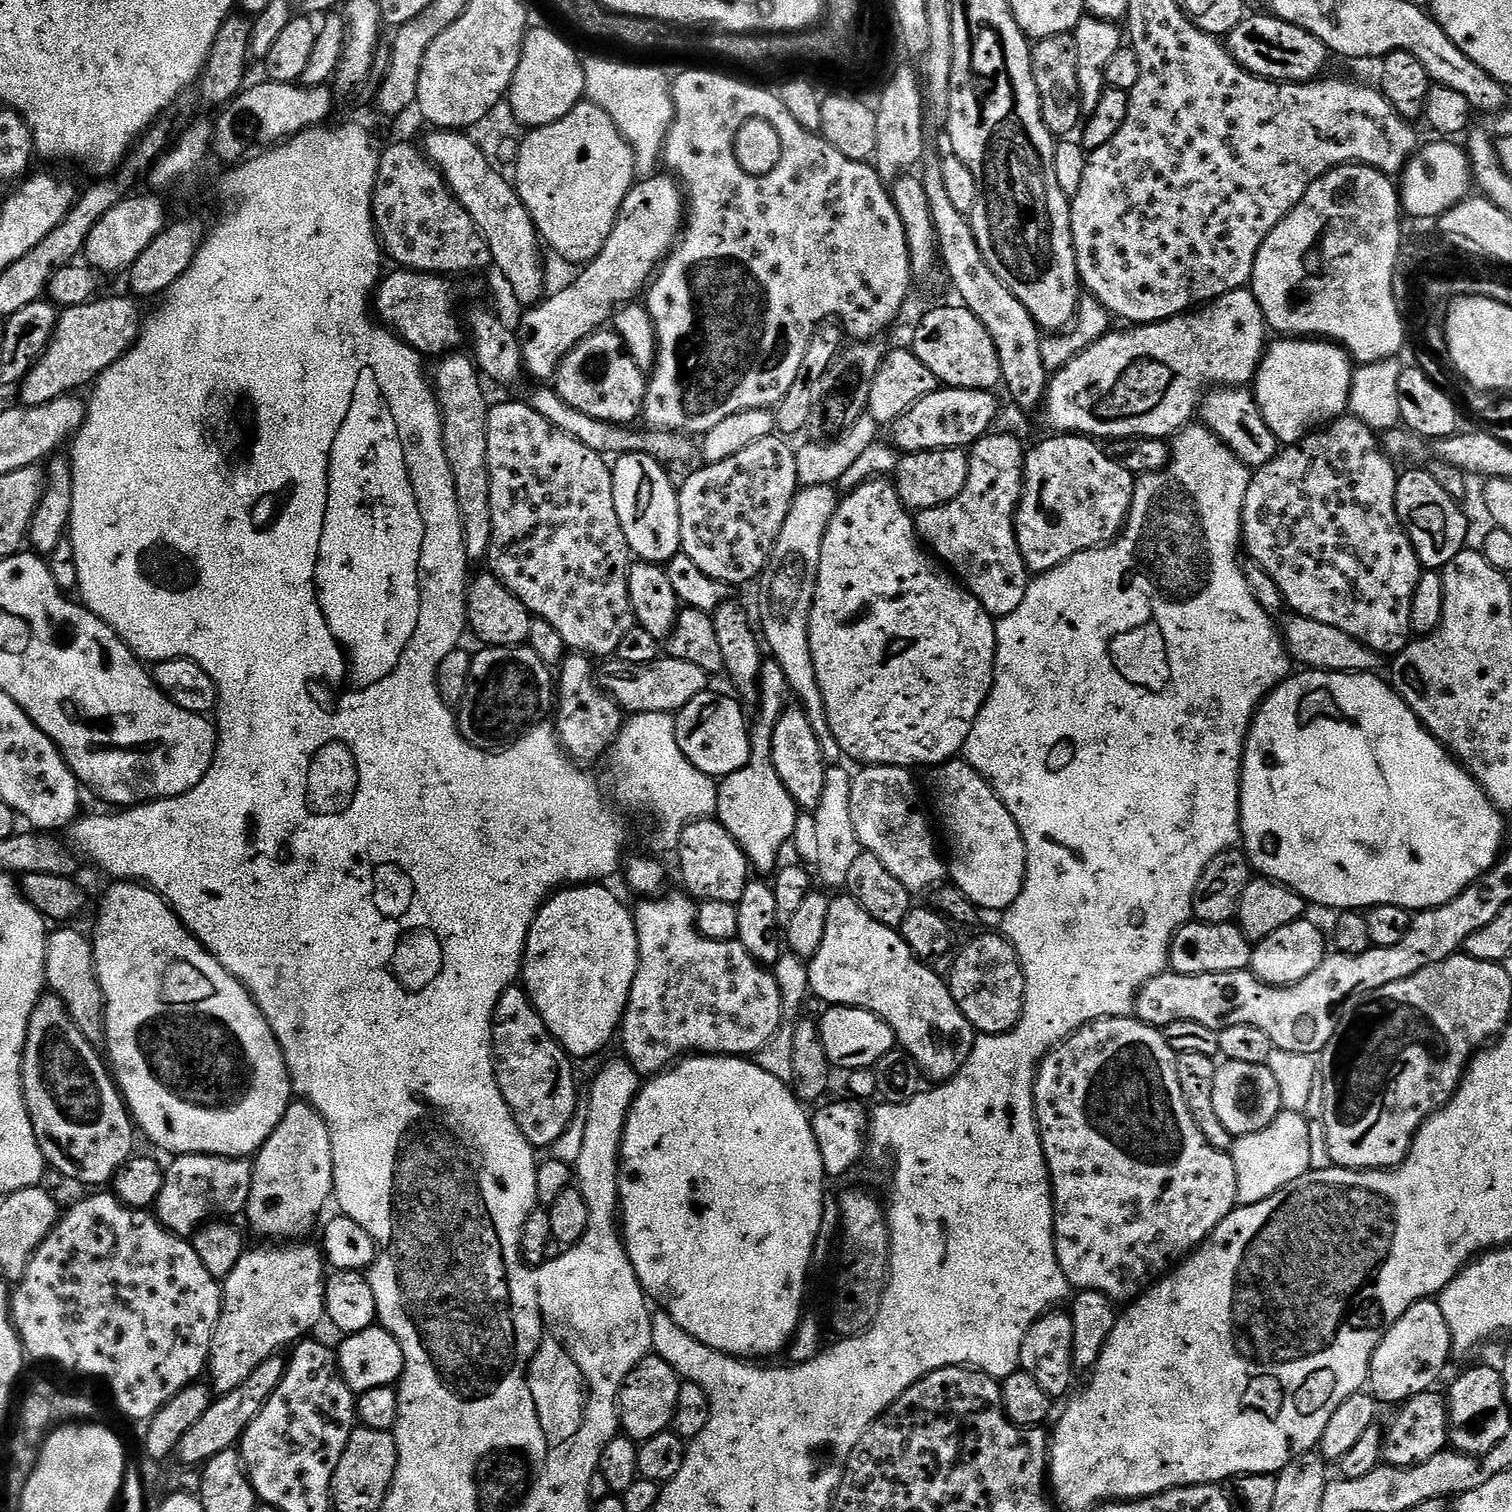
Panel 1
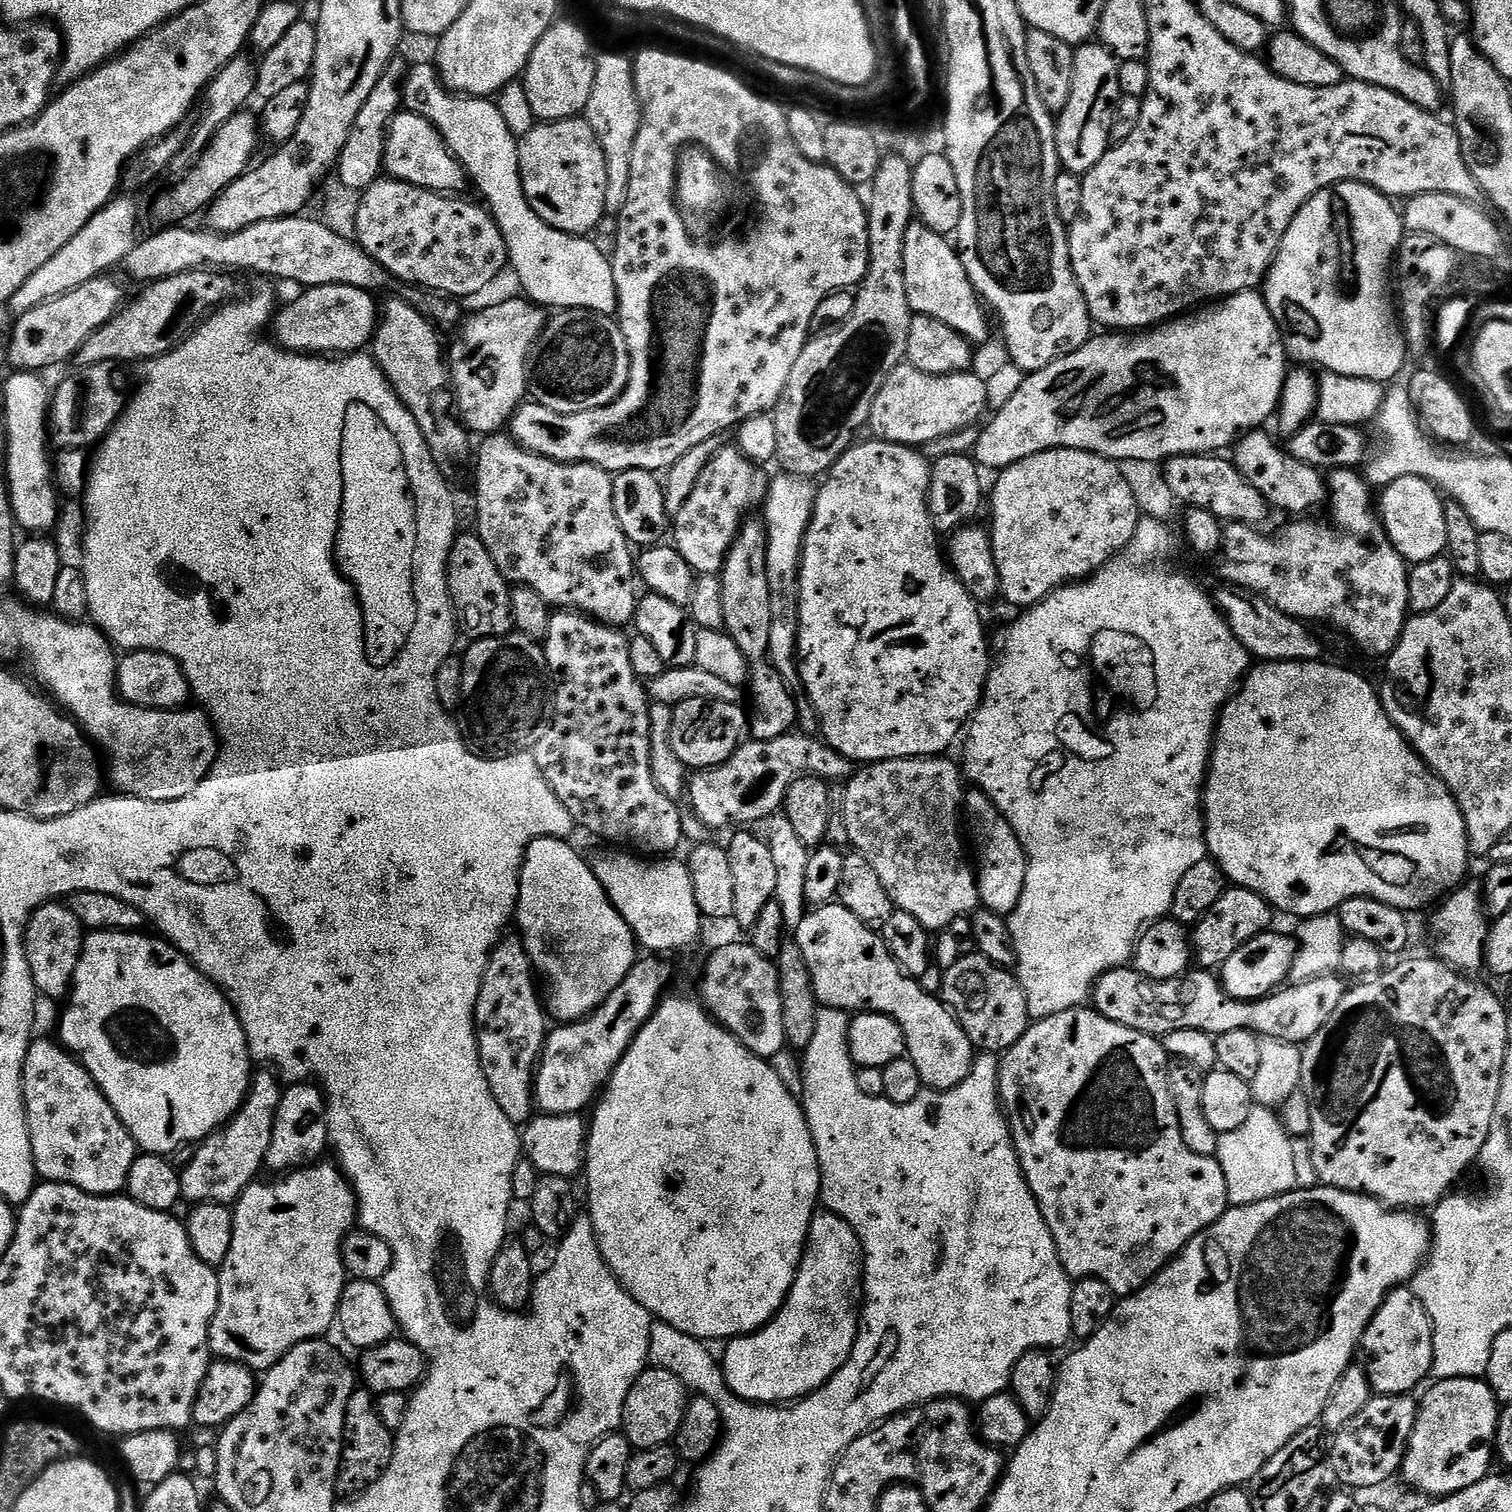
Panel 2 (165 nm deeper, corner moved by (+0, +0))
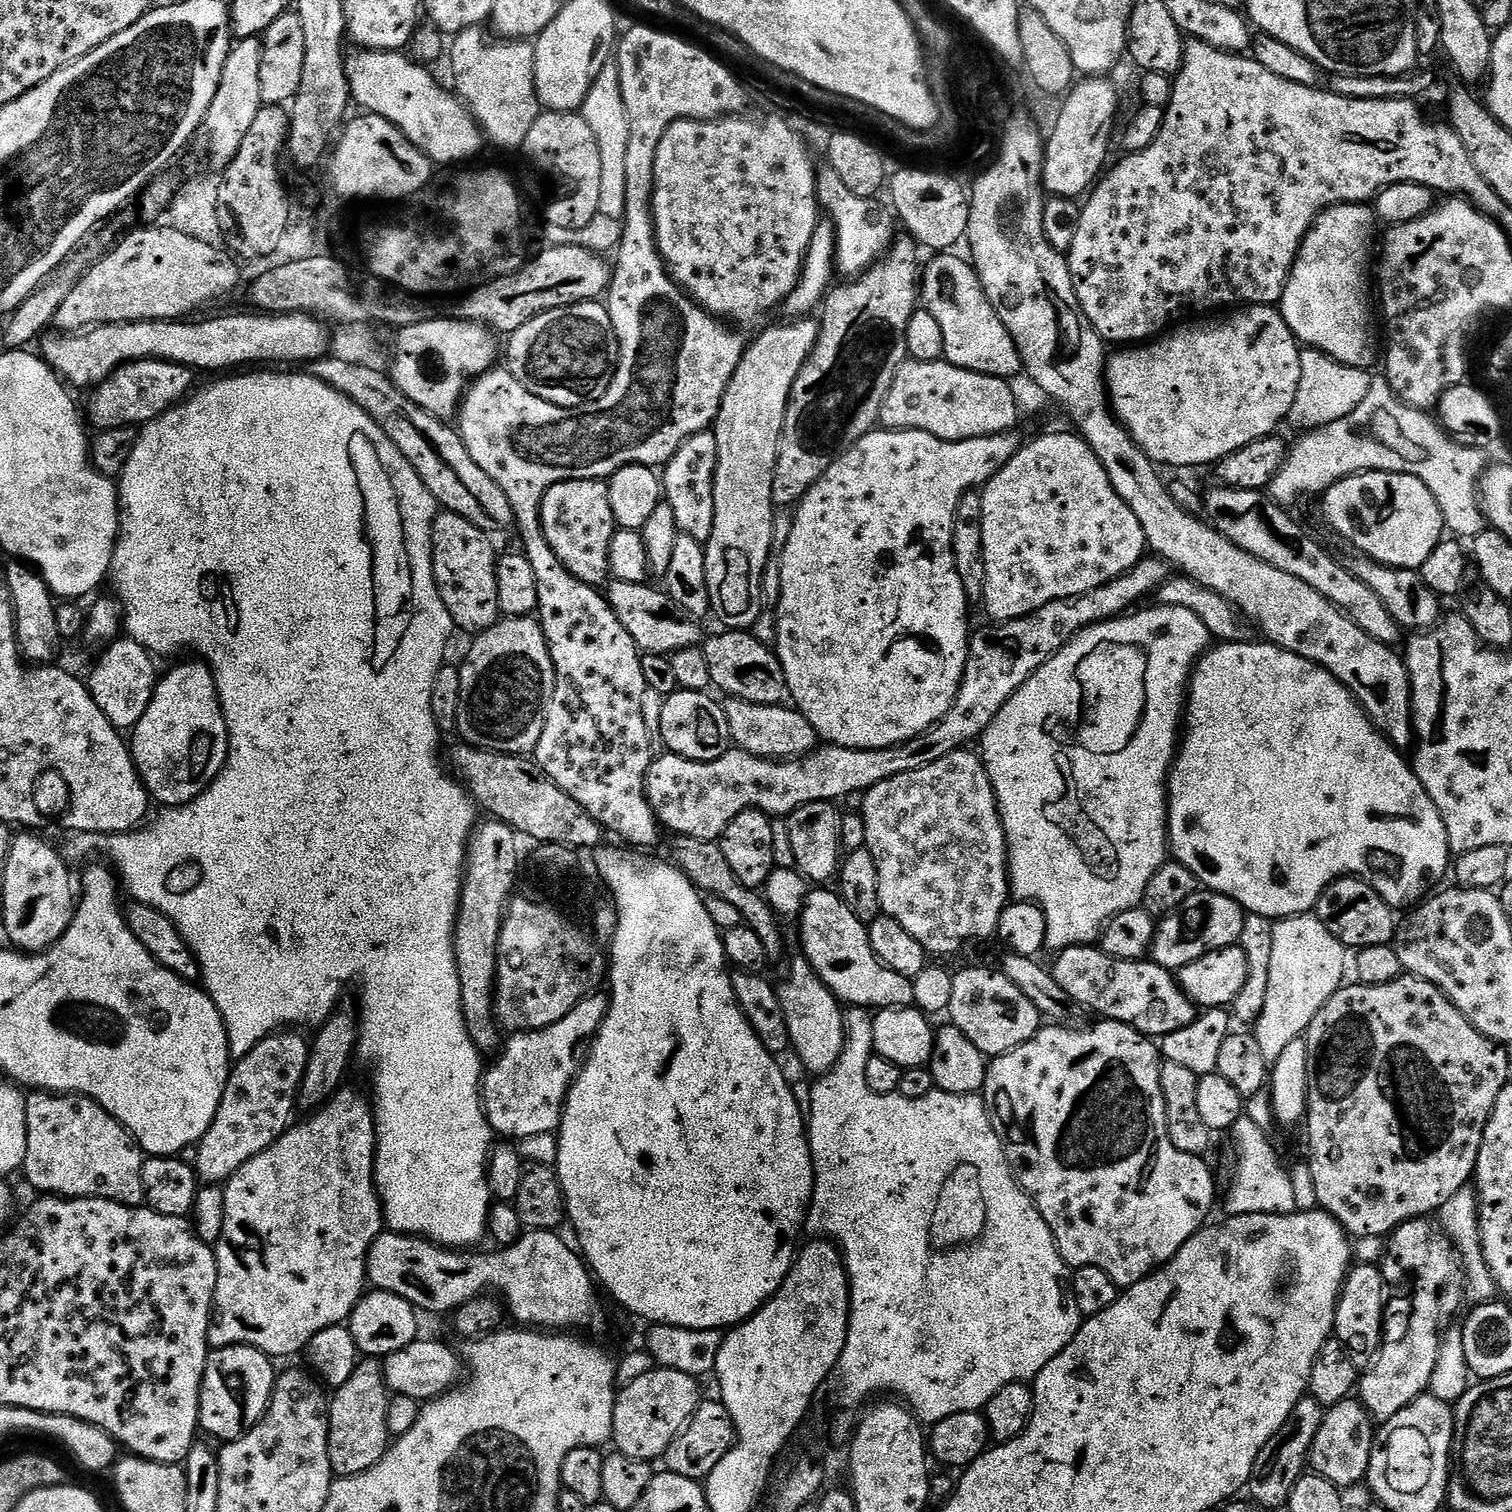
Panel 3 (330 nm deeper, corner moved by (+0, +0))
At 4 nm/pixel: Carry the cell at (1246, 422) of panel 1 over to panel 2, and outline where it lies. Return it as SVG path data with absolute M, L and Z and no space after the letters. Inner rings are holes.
M1253 430L1245 432L1234 445L1234 463L1236 469L1262 494L1273 509L1281 508L1284 512L1293 512L1296 518L1304 518L1315 508L1320 508L1329 503L1328 482L1321 469L1310 466L1306 462L1298 462L1288 453L1287 447L1276 445L1274 437L1268 430Z

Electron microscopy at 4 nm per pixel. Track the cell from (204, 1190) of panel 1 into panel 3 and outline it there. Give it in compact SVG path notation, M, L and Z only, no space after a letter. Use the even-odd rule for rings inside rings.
M299 1031L273 1032L258 1042L250 1054L233 1063L218 1114L214 1114L210 1130L206 1130L195 1149L194 1167L197 1177L205 1185L223 1185L235 1172L242 1170L250 1158L278 1142L293 1123L292 1111L298 1108L298 1093L306 1074L310 1047L309 1041L296 1032Z

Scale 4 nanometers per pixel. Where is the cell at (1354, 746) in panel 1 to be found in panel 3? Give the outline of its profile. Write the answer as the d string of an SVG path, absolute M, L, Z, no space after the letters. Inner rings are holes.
M1217 643L1209 647L1192 669L1192 678L1186 689L1186 731L1176 759L1172 761L1166 789L1168 842L1175 863L1186 866L1186 870L1190 870L1190 874L1194 874L1197 882L1207 891L1226 894L1226 898L1234 898L1234 902L1242 905L1245 913L1267 916L1273 922L1285 916L1301 916L1304 912L1312 912L1320 895L1335 880L1341 880L1344 876L1357 876L1364 880L1393 910L1408 910L1421 903L1447 872L1449 875L1450 849L1442 814L1438 814L1438 806L1430 802L1430 794L1426 794L1422 782L1418 782L1411 763L1407 759L1403 760L1400 757L1403 756L1401 749L1392 745L1372 725L1371 720L1364 715L1364 708L1352 697L1352 691L1342 686L1334 674L1277 644L1256 643Z

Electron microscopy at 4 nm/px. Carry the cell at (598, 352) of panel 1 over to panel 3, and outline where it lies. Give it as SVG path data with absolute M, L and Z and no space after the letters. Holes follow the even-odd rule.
M600 302L571 304L538 314L526 326L518 326L507 340L506 367L512 376L530 394L563 408L581 408L602 398L610 390L610 382L620 364L620 343L614 322L610 322L607 307Z

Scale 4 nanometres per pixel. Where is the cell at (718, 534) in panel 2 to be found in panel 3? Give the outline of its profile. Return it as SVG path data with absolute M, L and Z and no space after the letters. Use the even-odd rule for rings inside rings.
M715 431L699 432L678 446L674 458L662 468L662 496L674 510L680 535L705 545L714 530L714 474L718 466L718 442Z

